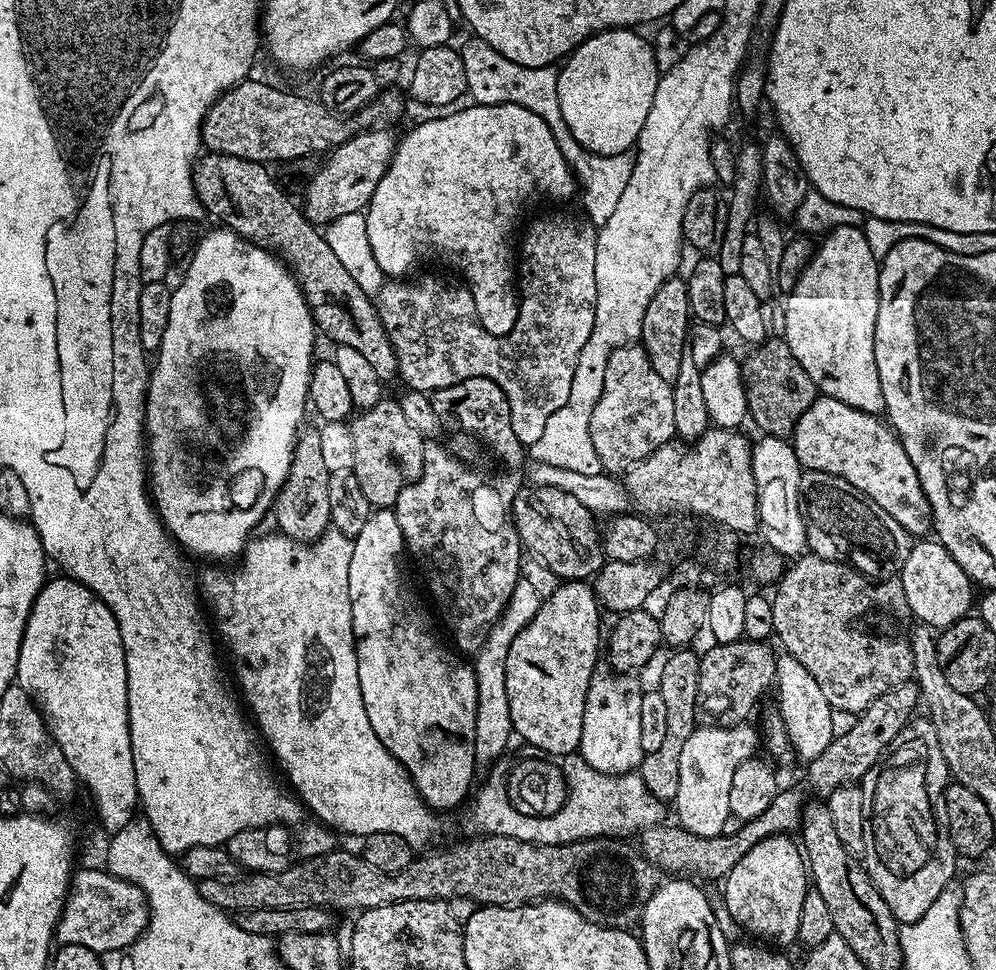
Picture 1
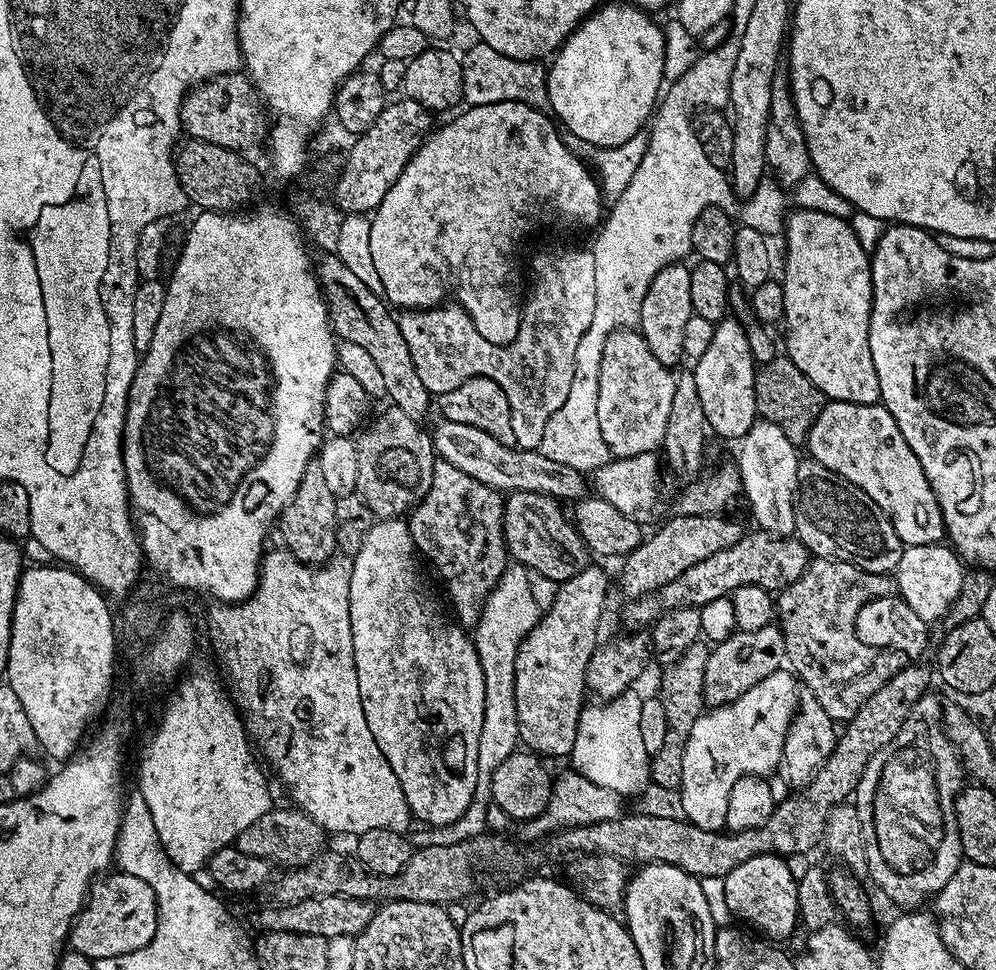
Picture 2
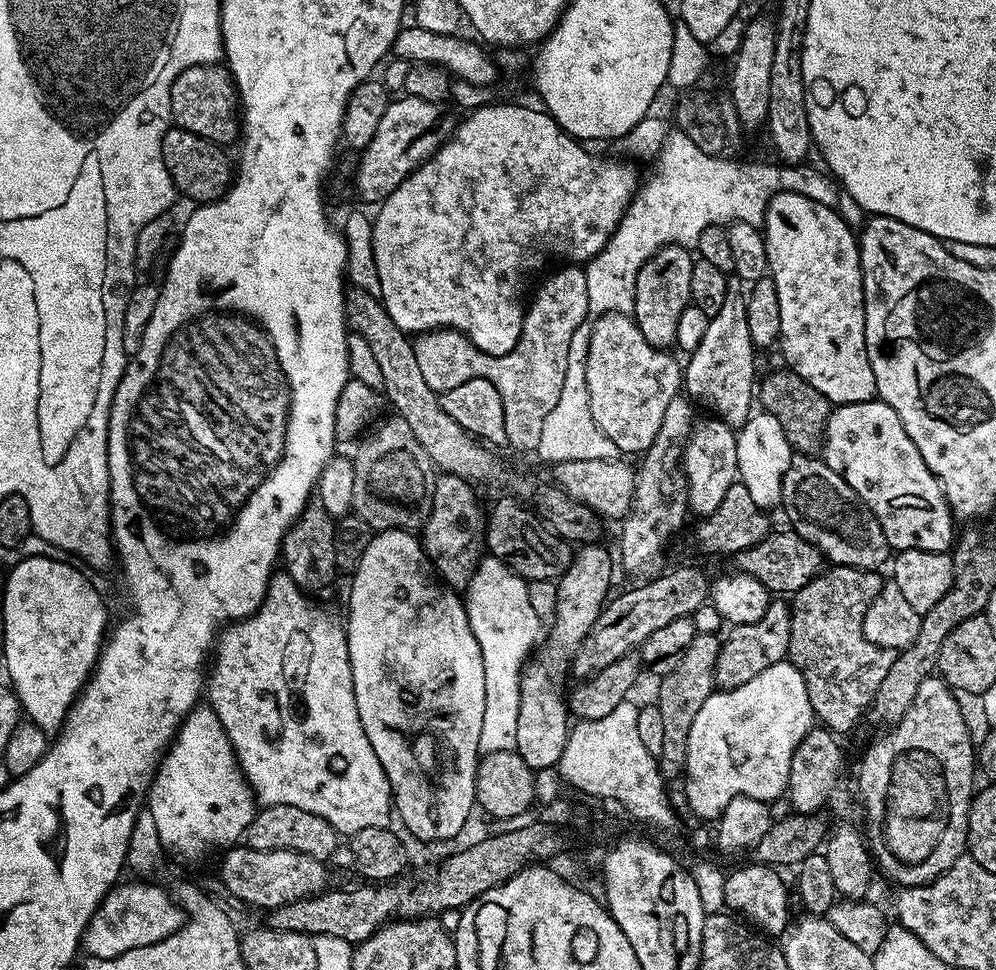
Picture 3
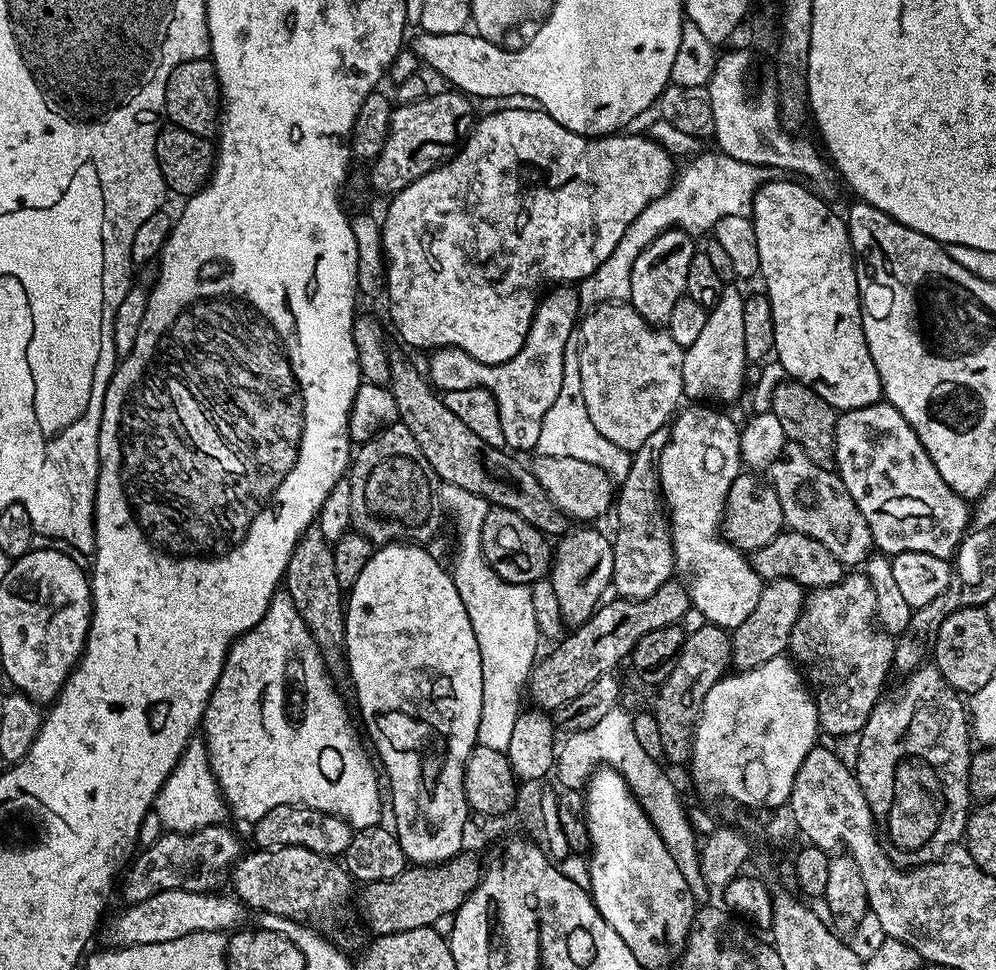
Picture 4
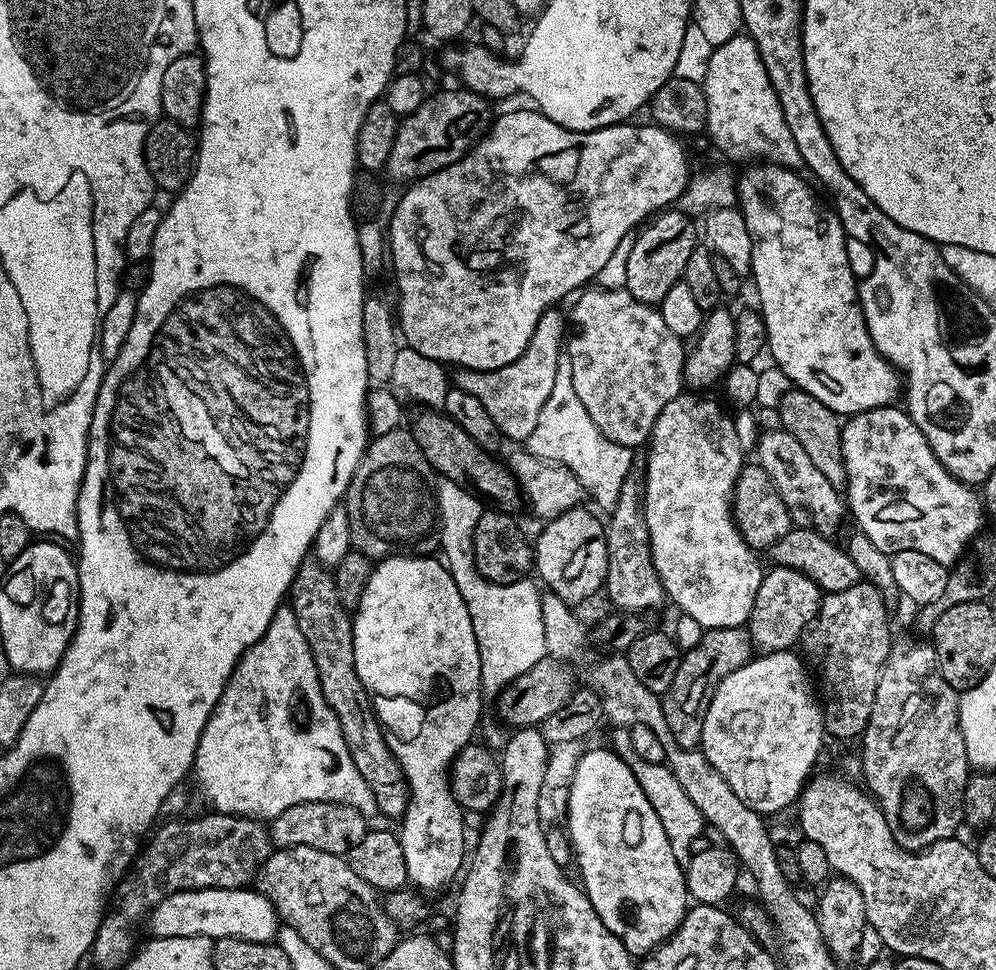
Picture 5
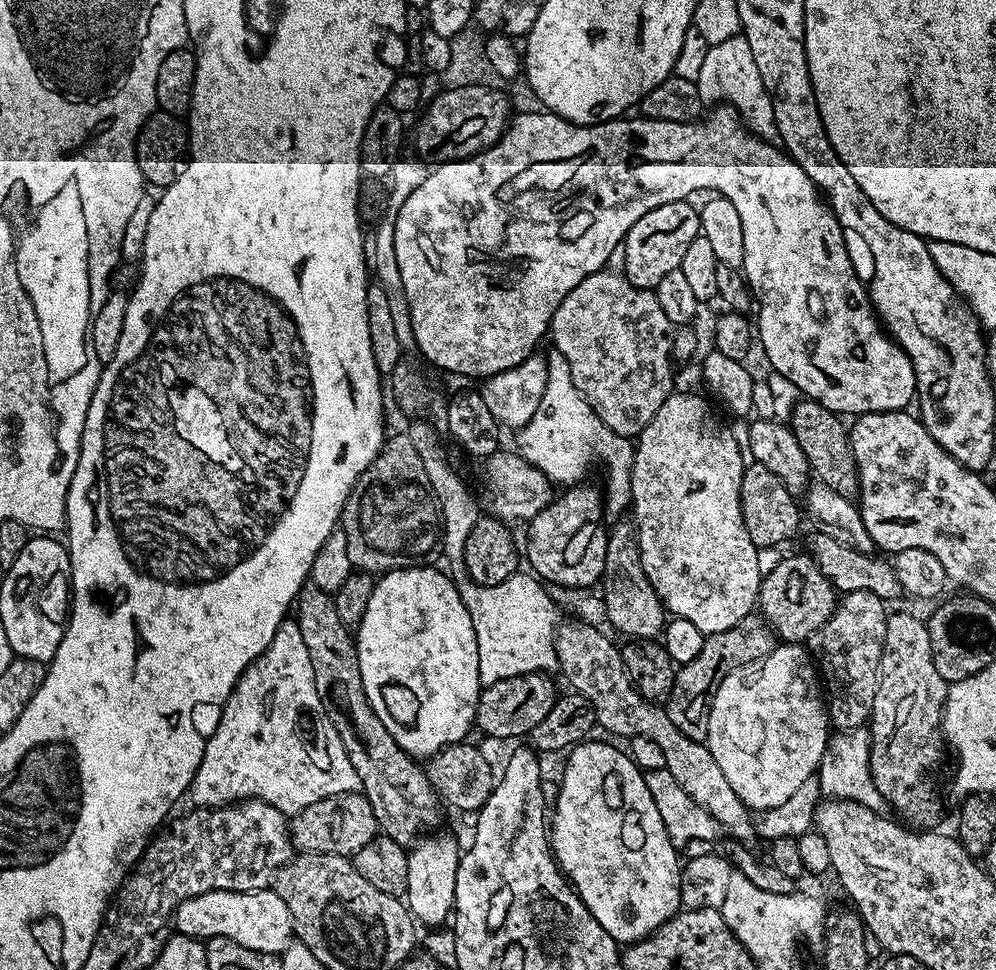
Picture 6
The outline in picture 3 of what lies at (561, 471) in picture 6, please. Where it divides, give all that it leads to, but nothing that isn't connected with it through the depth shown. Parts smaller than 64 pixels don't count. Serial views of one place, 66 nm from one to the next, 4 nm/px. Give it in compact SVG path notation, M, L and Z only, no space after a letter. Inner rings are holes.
M587 339L572 340L570 342L570 358L566 362L566 382L562 382L562 394L558 398L554 410L550 410L550 414L546 414L546 418L542 422L542 438L535 450L537 457L541 456L542 459L549 460L549 465L555 466L562 462L582 462L583 460L617 459L618 449L614 446L614 442L610 442L610 438L606 438L602 434L602 430L594 422L594 414L590 414L590 390L586 390L587 357Z

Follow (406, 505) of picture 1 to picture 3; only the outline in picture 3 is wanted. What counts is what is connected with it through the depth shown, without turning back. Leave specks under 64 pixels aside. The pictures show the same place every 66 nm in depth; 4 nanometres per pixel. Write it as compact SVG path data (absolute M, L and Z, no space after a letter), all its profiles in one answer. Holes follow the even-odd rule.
M447 474L437 475L432 486L432 509L422 529L424 553L432 561L439 579L453 590L467 589L476 565L482 559L480 548L482 552L486 544L486 516L482 508L480 512L475 491L477 489L467 480Z

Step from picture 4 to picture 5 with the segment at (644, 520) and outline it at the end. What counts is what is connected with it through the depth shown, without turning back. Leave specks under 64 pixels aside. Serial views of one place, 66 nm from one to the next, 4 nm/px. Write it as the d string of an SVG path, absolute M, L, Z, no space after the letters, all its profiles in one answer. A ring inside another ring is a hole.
M640 458L633 459L626 482L622 482L622 494L607 517L608 533L608 579L606 593L612 599L613 609L624 614L645 614L660 603L665 603L664 587L654 570L652 551L648 541L648 527L644 521L644 465Z

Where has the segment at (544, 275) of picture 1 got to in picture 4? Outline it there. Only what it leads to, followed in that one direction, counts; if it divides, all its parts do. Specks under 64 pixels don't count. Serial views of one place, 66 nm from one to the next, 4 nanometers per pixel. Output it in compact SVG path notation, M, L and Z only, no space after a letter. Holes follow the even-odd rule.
M556 286L547 295L537 303L526 342L522 350L514 354L514 358L501 364L483 364L470 358L466 350L437 348L429 355L432 357L426 367L427 379L441 393L471 388L486 389L496 403L498 418L502 418L505 445L517 453L531 453L535 449L538 433L542 430L542 417L546 410L550 410L550 406L554 406L558 390L562 390L564 355L571 341L568 339L571 336L573 339L581 315L582 297L575 287Z

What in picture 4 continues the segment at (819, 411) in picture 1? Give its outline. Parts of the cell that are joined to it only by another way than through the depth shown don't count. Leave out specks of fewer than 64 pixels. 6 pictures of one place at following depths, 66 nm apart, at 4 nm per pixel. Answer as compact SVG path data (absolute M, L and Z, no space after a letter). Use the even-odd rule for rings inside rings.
M877 402L865 408L850 408L836 417L836 444L834 471L846 486L850 498L862 510L870 526L872 543L881 553L889 557L903 552L934 554L934 558L951 561L956 554L960 539L968 531L970 508L960 496L938 474L938 470L926 454L922 442L892 404Z

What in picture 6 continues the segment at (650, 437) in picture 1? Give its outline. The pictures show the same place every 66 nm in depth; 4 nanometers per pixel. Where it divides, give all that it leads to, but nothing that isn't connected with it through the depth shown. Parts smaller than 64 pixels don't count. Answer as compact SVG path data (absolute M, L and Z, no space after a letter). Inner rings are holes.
M601 270L590 274L566 298L562 298L562 306L554 310L550 325L550 340L553 340L555 351L566 358L570 366L570 378L574 378L574 386L591 404L594 414L602 418L602 422L614 434L625 438L636 438L658 414L658 406L666 402L666 398L674 391L672 385L672 337L674 326L662 306L658 306L655 291L647 288L635 288L627 276L612 270Z

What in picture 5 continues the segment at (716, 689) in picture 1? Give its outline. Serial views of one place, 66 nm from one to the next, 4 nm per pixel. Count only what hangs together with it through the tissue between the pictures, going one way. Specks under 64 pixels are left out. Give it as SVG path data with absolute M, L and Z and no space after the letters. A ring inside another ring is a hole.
M769 567L758 586L758 594L754 594L754 606L752 607L752 613L748 615L746 627L753 645L761 653L795 649L799 645L800 637L804 635L805 627L811 624L812 619L818 614L821 599L820 588L806 574L789 568Z

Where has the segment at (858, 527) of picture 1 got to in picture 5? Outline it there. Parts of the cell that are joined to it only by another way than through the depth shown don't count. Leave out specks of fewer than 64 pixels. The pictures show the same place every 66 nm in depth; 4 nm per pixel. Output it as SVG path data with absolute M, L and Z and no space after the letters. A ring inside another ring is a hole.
M764 430L760 433L754 444L755 463L766 470L766 474L770 474L778 494L782 494L782 502L786 502L786 510L792 516L793 525L812 528L829 538L835 537L844 516L846 520L846 500L841 489L826 482L826 474L822 474L822 470L810 462L810 454L802 450L794 434L783 430Z

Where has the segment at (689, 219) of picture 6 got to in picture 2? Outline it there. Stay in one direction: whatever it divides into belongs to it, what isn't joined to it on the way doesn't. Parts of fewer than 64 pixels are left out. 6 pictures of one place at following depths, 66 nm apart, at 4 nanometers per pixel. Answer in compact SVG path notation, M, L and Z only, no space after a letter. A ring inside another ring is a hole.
M687 263L671 264L654 276L650 282L650 290L646 290L646 298L642 298L642 314L638 331L643 336L646 346L650 346L650 354L662 362L662 366L670 369L677 367L679 360L685 359L682 350L682 337L686 334L684 327L693 315L690 302L690 268Z

